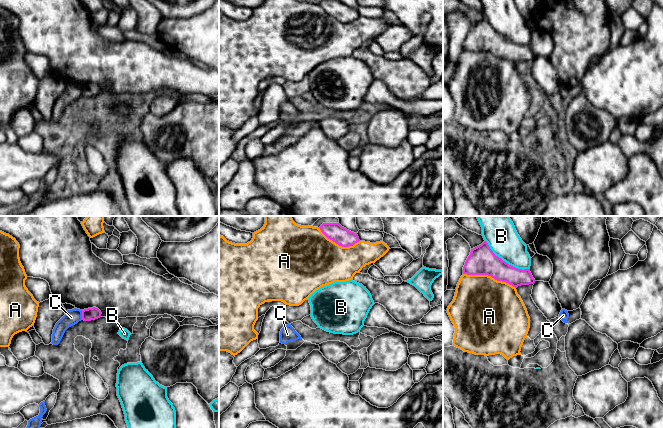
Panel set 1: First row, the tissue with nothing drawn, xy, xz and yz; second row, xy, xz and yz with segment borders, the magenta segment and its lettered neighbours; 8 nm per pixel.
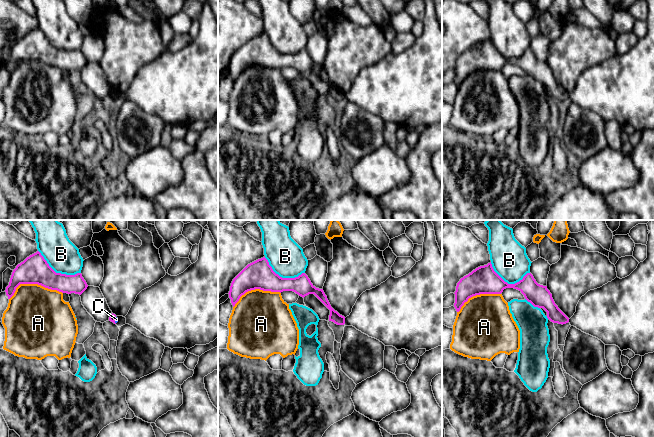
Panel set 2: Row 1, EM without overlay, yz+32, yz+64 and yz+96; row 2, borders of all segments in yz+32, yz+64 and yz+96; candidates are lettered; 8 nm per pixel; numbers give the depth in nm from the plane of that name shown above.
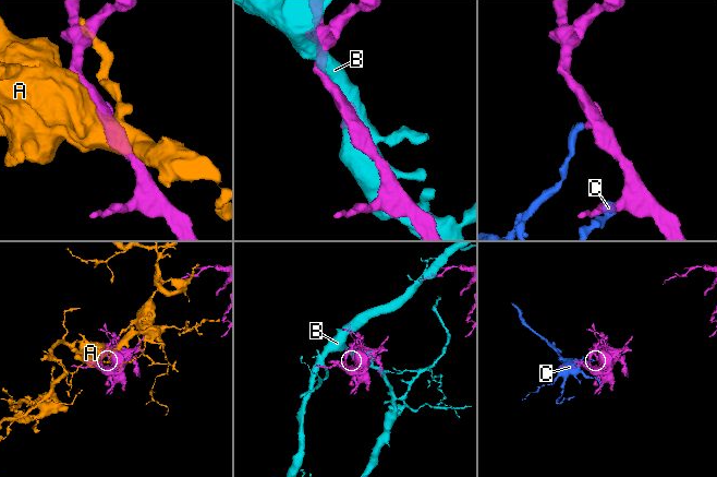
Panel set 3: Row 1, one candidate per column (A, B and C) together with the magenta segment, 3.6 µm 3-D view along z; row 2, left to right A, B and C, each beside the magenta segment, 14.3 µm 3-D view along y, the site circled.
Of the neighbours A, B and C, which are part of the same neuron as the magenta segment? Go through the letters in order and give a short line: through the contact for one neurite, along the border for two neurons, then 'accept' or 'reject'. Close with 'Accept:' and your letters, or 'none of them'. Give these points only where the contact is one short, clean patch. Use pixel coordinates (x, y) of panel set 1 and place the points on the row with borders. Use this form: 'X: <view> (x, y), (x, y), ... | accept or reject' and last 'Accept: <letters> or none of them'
A: reject
B: reject
C: xy (81, 310), (82, 319) | reject
Accept: none of them

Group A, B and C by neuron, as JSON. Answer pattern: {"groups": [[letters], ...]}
{"groups": [["A"], ["B"], ["C"]]}

